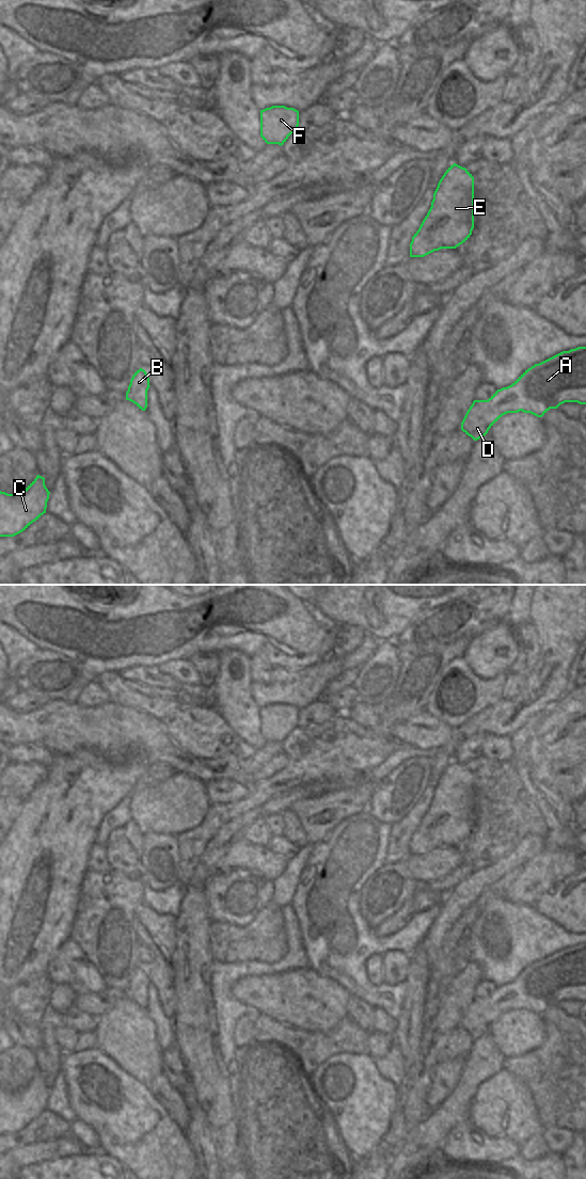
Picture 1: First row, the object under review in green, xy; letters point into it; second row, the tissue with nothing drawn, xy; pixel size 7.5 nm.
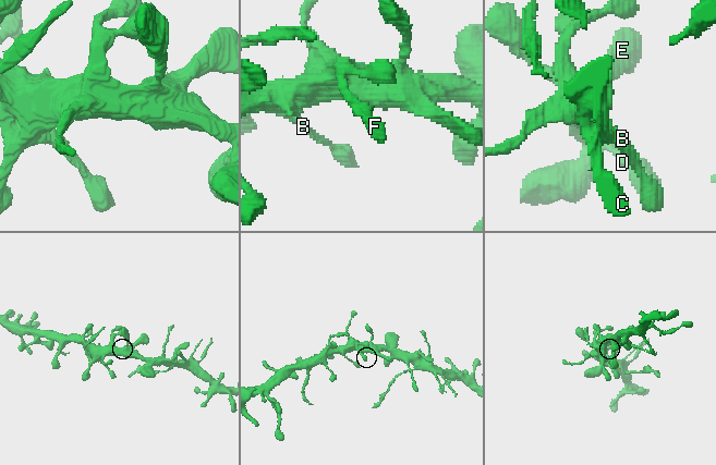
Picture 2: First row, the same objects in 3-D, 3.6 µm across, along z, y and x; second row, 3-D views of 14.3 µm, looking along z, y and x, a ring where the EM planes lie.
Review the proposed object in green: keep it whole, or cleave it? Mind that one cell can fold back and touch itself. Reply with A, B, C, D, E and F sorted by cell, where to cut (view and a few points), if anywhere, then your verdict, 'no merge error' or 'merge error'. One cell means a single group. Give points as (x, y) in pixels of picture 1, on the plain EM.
A B C D E F; no cut; no merge error

